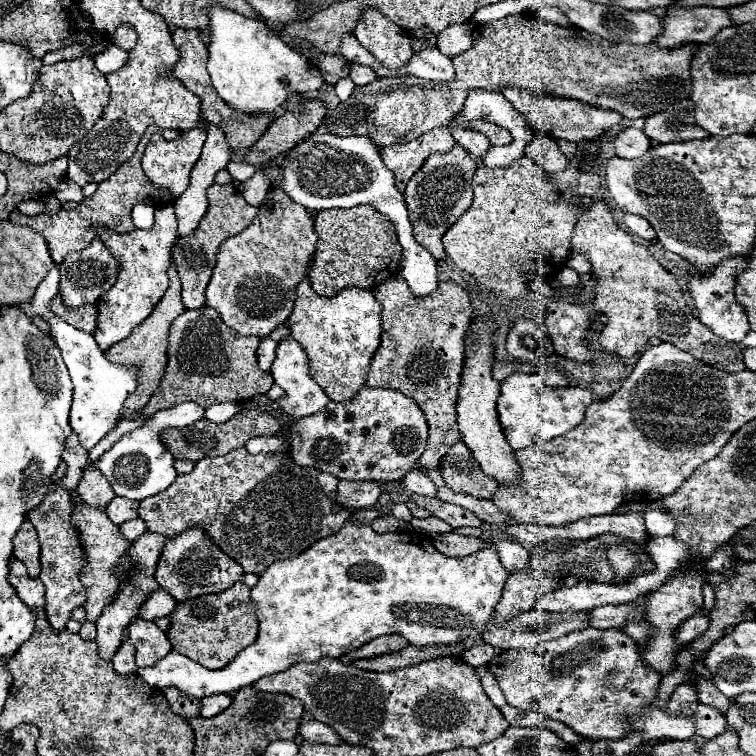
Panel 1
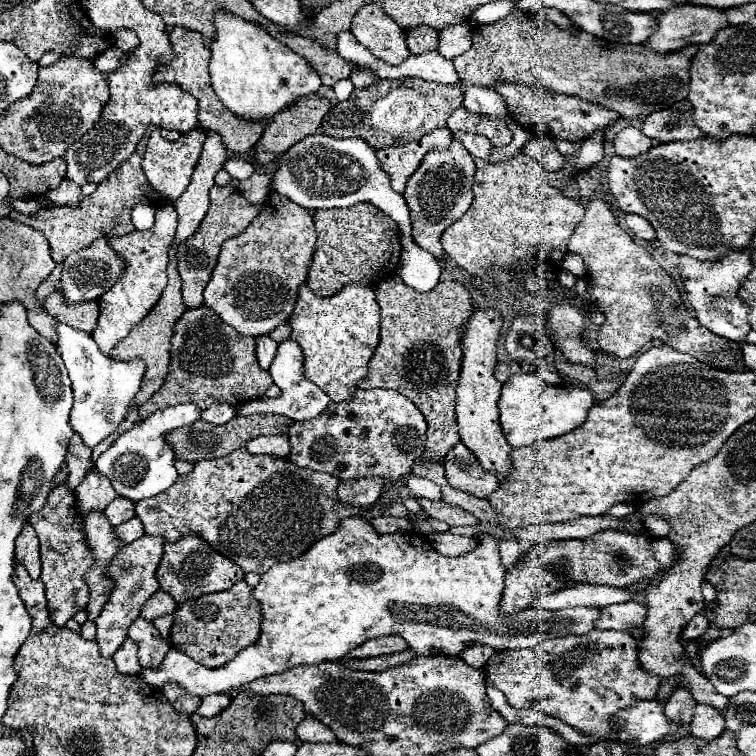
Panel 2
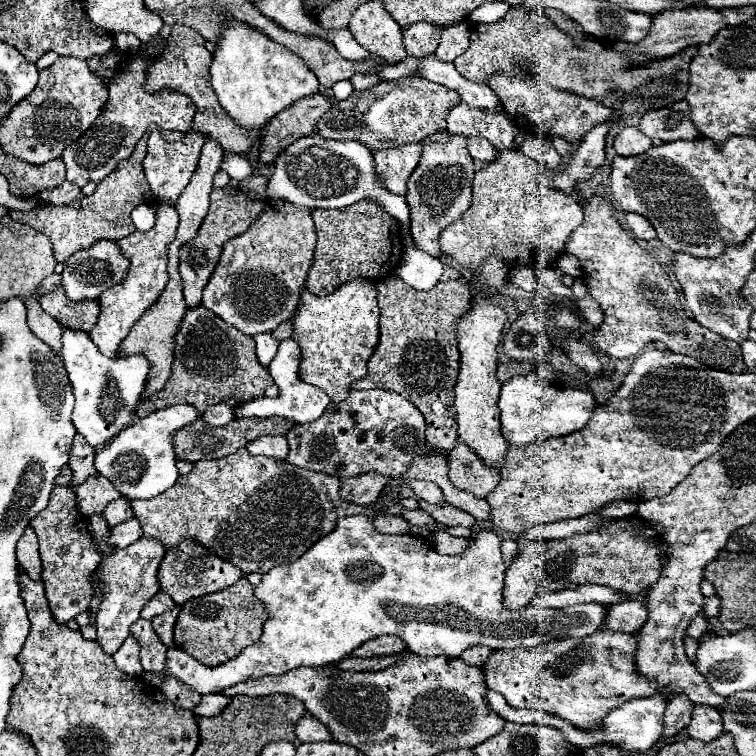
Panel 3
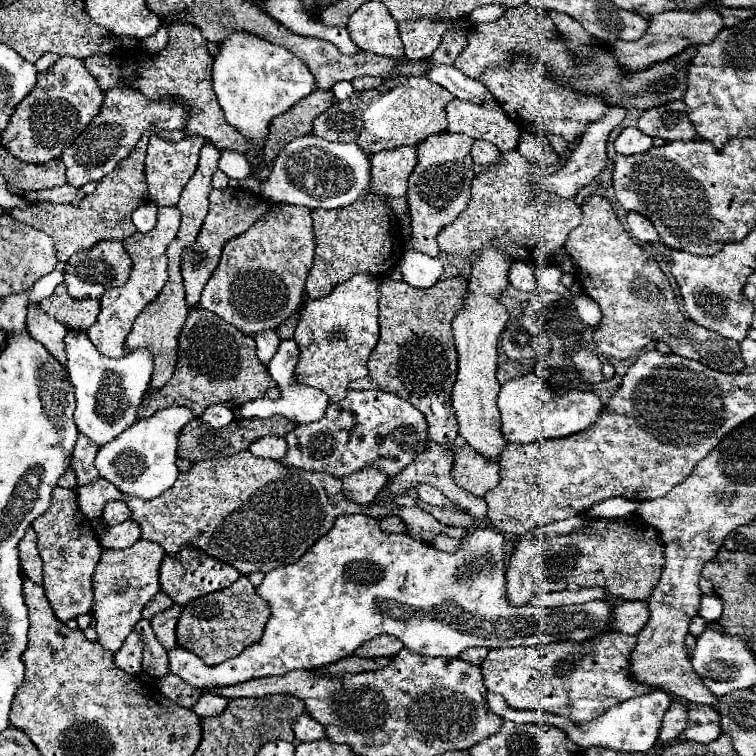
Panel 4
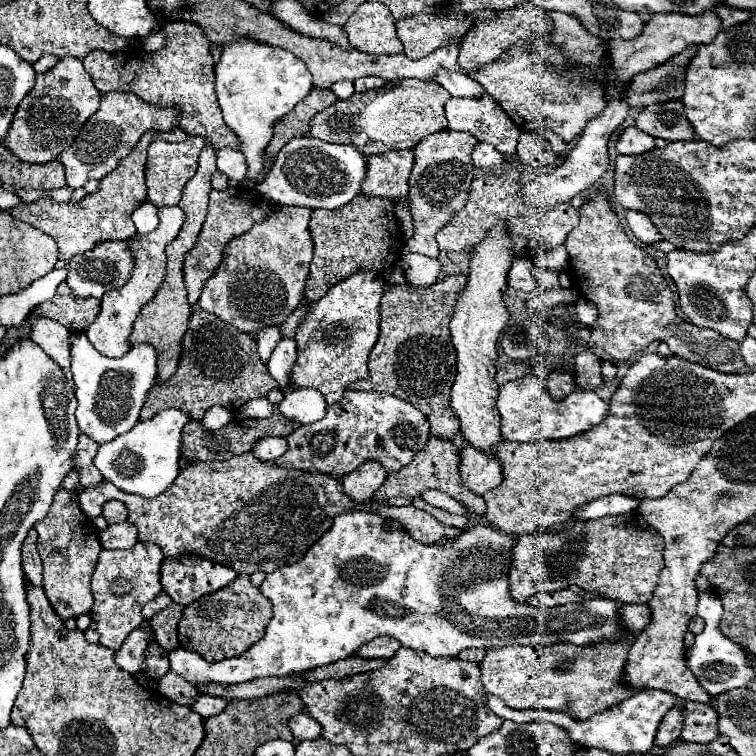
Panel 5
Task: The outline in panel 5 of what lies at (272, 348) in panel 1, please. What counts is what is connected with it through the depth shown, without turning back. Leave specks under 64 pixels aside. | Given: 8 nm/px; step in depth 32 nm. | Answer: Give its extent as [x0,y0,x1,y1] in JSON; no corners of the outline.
[256,328,282,364]

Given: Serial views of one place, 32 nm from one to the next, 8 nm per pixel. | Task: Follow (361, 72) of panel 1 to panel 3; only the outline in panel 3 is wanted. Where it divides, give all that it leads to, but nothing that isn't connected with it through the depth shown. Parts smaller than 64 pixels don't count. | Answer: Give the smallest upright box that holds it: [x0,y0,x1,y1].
[350,74,380,90]

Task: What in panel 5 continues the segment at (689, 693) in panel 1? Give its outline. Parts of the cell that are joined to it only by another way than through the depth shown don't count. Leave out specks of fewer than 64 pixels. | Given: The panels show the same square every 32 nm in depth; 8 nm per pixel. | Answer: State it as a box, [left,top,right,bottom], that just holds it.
[656,706,684,748]

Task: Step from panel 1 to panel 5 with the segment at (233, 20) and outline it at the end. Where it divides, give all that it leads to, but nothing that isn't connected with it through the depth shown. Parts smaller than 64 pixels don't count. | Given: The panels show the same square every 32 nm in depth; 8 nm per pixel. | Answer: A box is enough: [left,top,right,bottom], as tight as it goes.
[214,38,314,182]

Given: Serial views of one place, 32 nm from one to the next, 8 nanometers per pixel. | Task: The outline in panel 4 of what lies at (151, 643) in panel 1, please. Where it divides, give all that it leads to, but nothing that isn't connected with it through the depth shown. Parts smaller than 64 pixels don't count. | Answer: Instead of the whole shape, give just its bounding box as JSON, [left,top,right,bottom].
[134,620,168,678]

